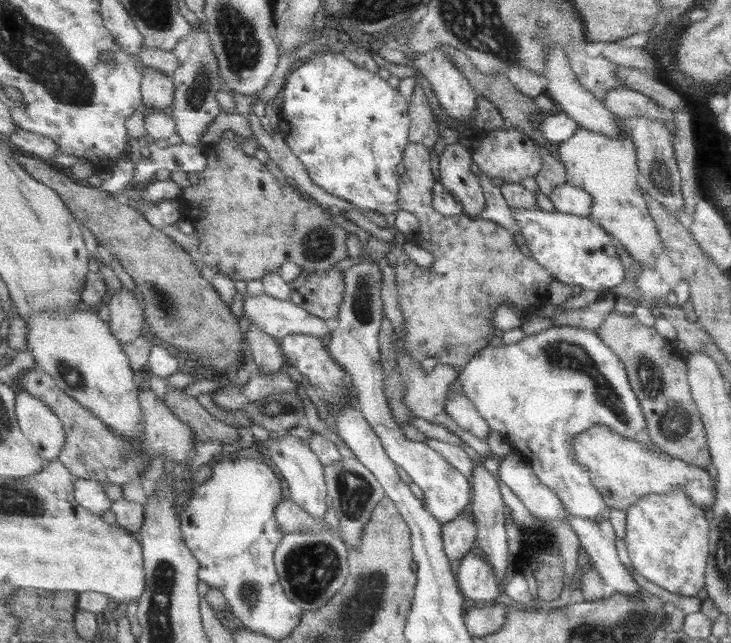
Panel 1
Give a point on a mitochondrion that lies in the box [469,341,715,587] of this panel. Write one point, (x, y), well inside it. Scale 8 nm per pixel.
(671, 419)

